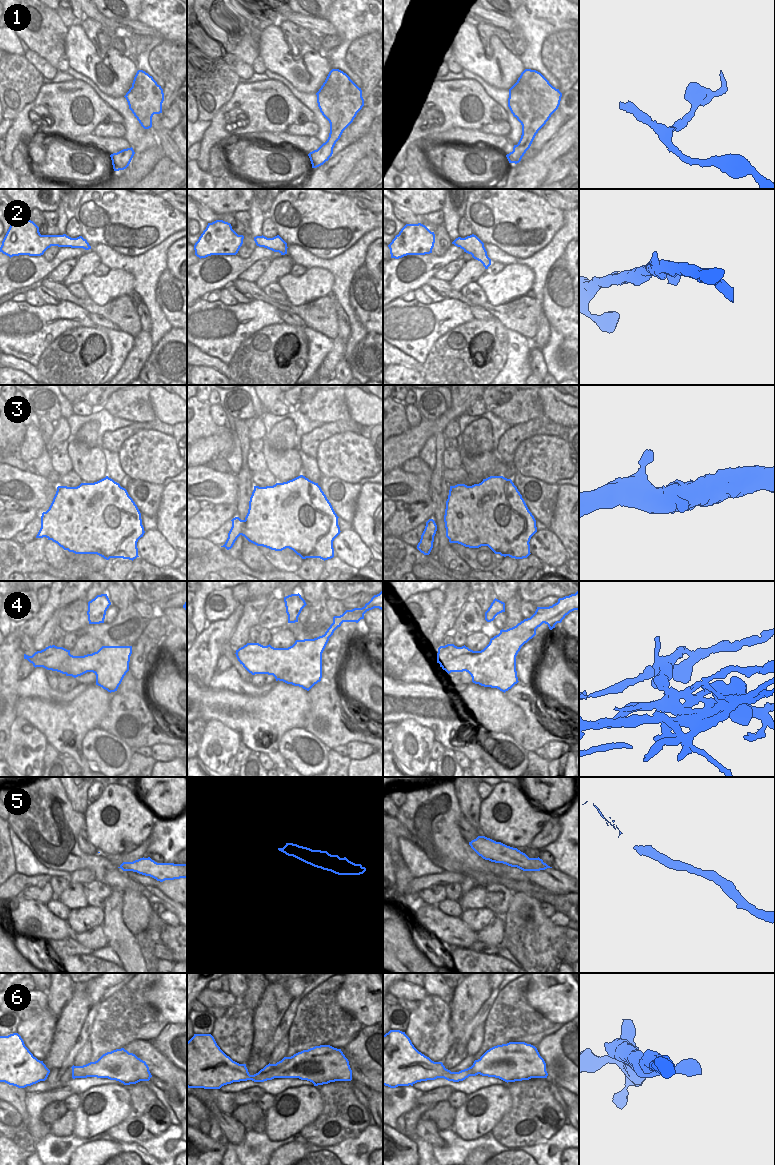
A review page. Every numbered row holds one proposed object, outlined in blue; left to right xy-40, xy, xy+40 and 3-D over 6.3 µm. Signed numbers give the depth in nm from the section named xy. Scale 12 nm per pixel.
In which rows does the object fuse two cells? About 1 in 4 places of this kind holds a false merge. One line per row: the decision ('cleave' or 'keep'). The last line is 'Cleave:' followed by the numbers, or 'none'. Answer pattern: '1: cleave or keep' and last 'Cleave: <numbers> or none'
1: keep
2: keep
3: keep
4: cleave
5: keep
6: keep
Cleave: 4

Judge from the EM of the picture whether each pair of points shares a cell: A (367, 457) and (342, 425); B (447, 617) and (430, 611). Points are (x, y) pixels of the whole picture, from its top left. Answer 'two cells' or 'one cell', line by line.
A: two cells
B: two cells

